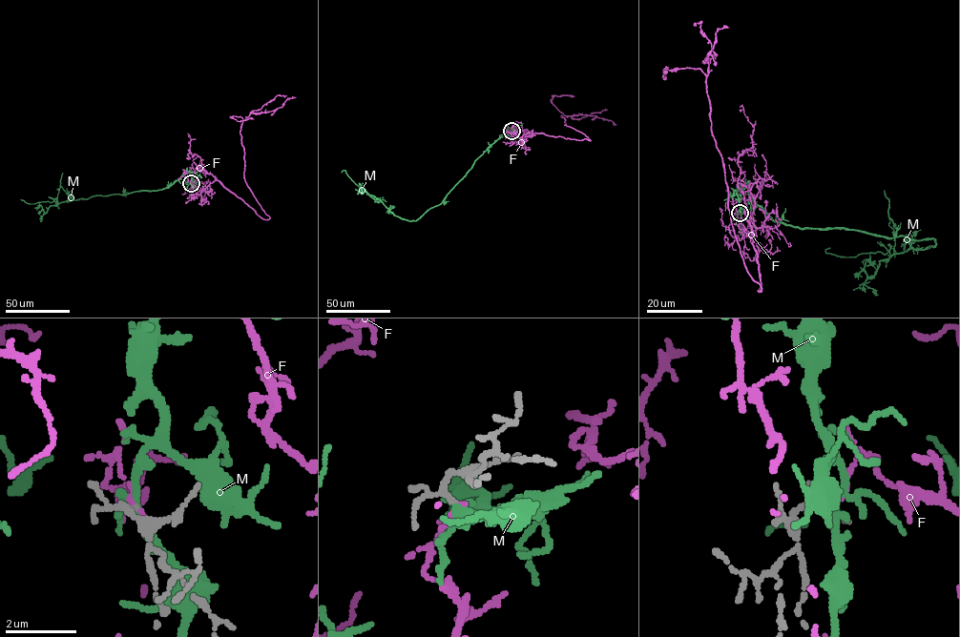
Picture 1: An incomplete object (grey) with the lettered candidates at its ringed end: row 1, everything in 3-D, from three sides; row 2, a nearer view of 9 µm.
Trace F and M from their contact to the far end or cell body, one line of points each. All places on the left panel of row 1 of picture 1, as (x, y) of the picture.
F: (191, 183), (198, 171), (204, 170), (268, 219), (244, 177), (241, 124), (251, 113), (275, 110), (295, 97)
M: (191, 183), (193, 174), (187, 173), (169, 187), (155, 191), (93, 195), (58, 203), (28, 203), (21, 199)

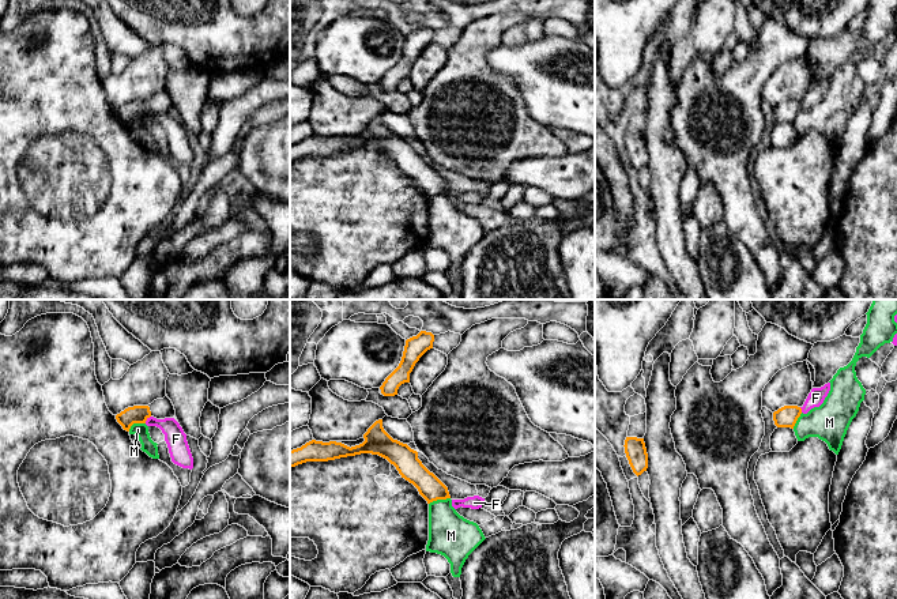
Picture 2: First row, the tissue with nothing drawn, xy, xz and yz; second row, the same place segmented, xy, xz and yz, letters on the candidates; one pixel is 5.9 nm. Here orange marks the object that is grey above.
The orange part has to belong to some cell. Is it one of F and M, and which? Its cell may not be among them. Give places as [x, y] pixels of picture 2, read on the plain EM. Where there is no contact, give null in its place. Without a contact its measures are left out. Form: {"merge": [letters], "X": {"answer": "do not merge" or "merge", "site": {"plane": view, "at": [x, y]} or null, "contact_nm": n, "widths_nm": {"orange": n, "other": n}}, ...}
{"merge": [], "F": {"answer": "do not merge", "site": {"plane": "xy", "at": [146, 115]}, "contact_nm": 60, "widths_nm": {"orange": 110, "other": 120}}, "M": {"answer": "do not merge", "site": {"plane": "xz", "at": [438, 193]}, "contact_nm": 130, "widths_nm": {"orange": 150, "other": 260}}}

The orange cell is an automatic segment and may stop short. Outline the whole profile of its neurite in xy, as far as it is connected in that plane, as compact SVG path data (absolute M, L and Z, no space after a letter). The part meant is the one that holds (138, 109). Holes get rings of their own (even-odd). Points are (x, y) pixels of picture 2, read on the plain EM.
M165 91L157 94L148 101L133 101L128 102L116 110L117 117L124 125L129 127L133 118L146 118L150 112L157 114L174 113L176 105L172 95Z

